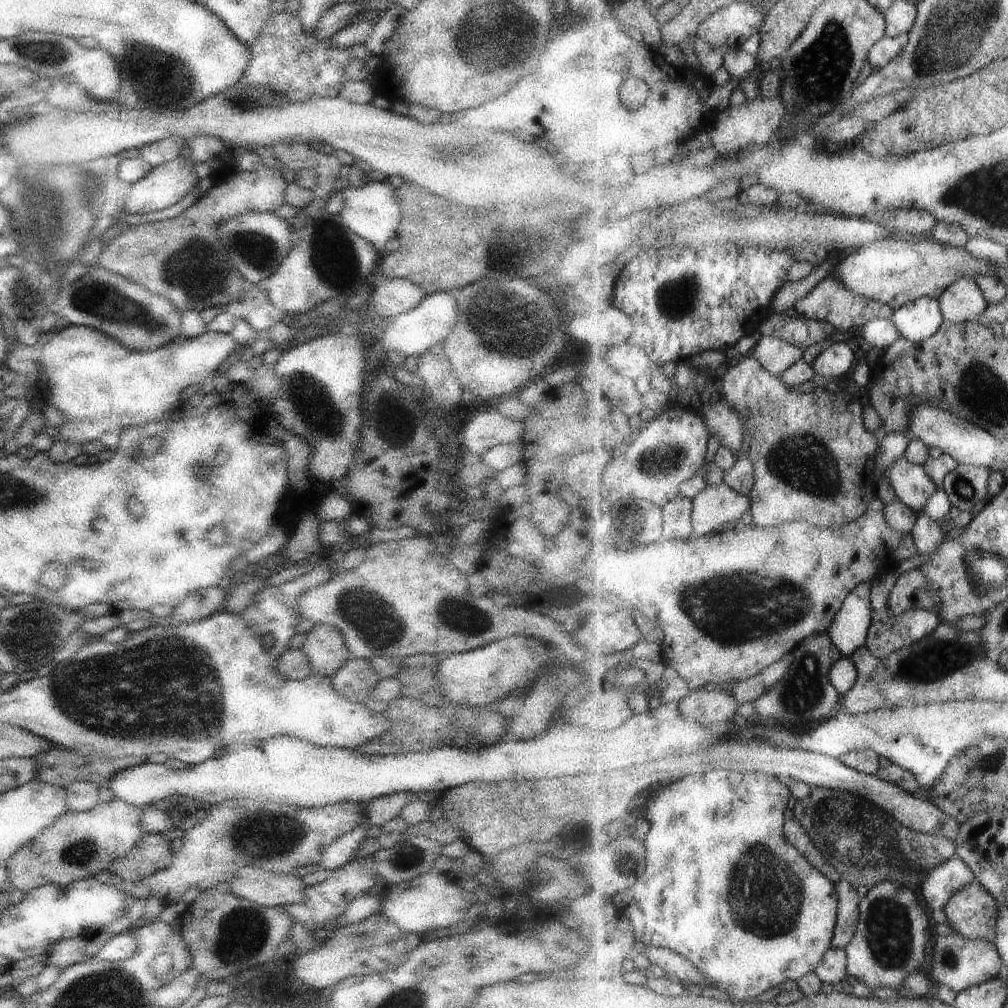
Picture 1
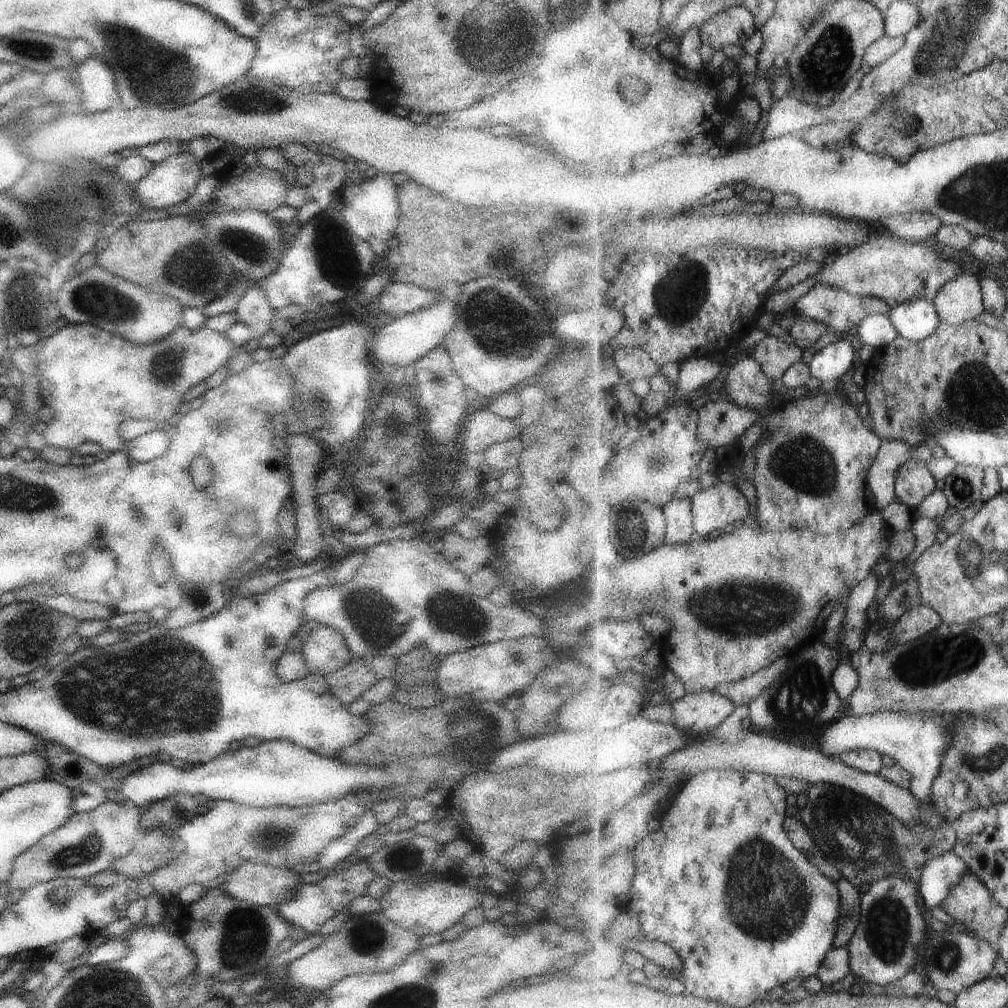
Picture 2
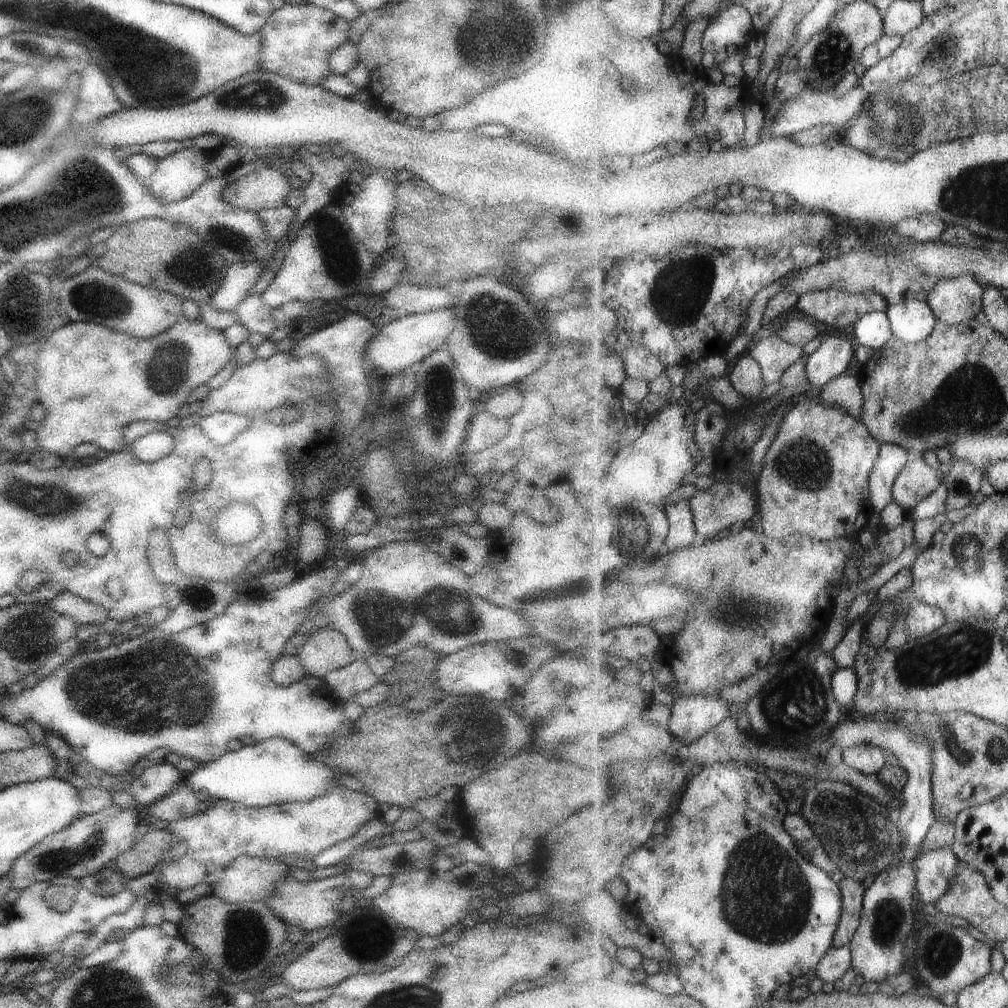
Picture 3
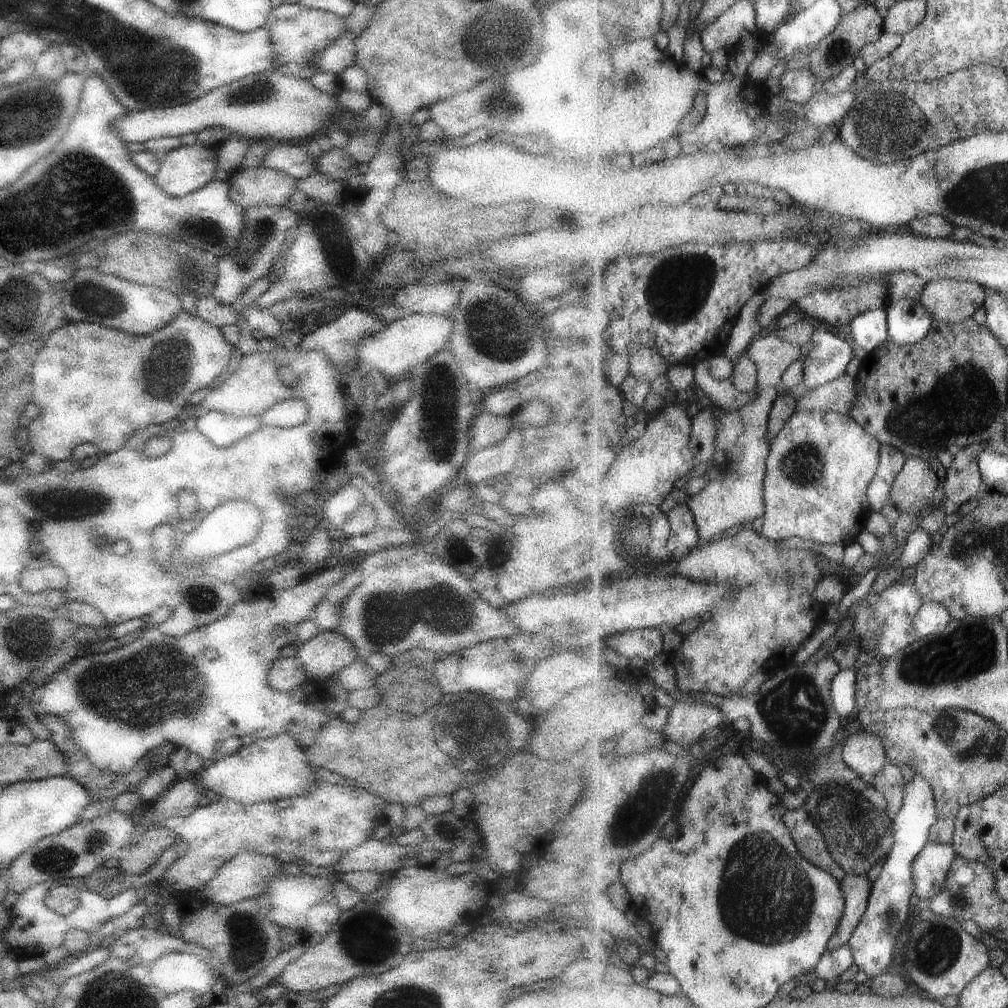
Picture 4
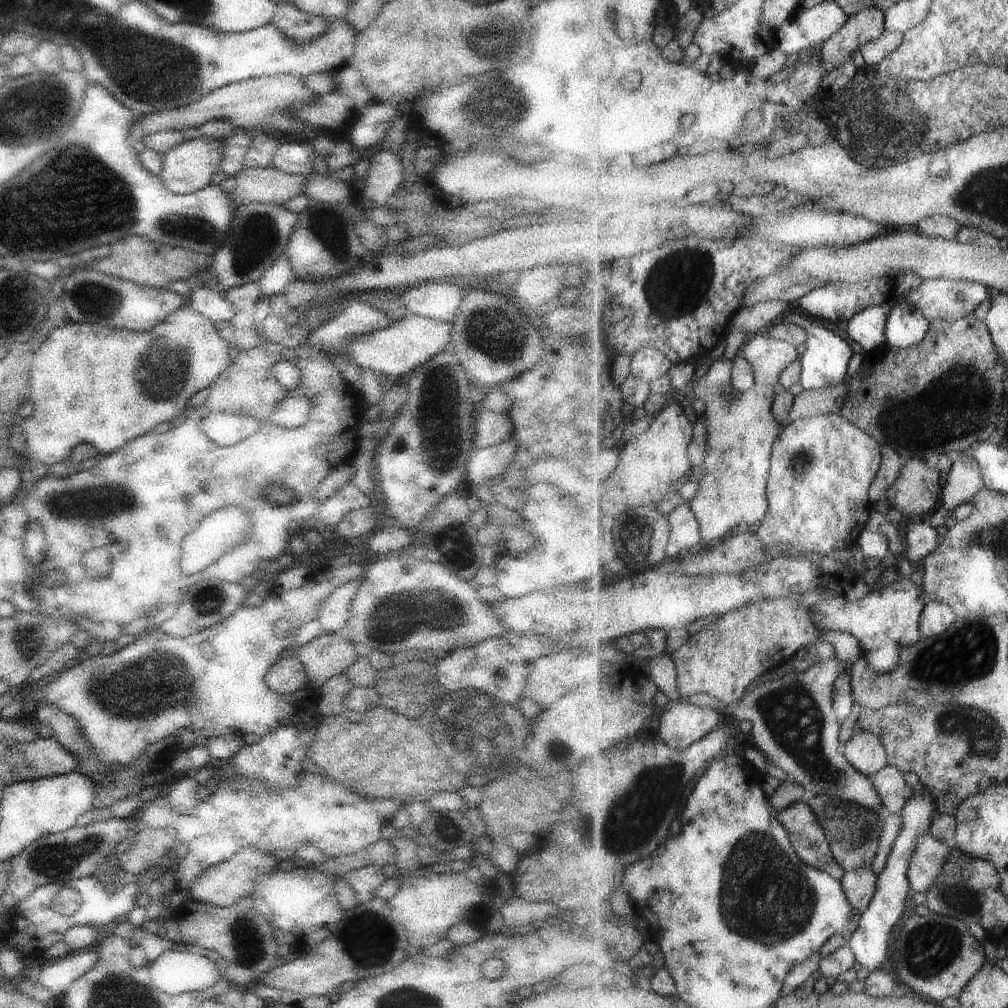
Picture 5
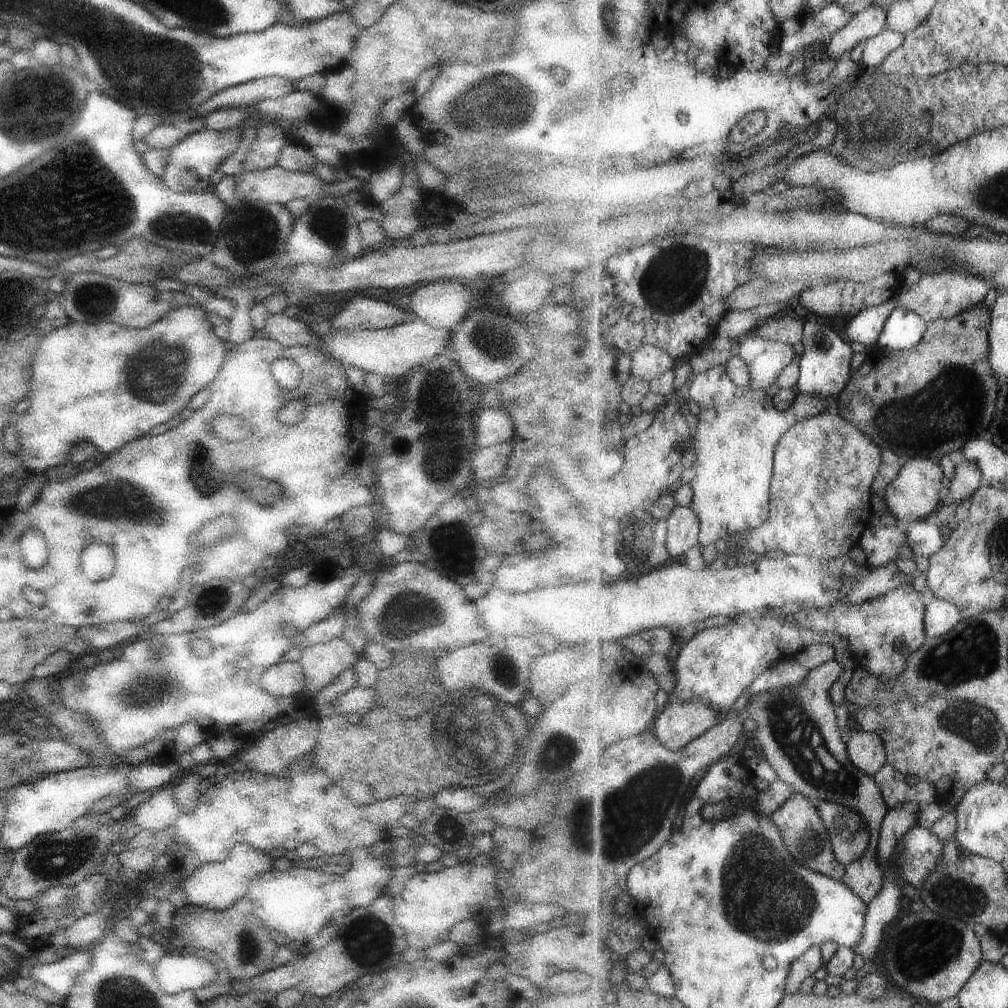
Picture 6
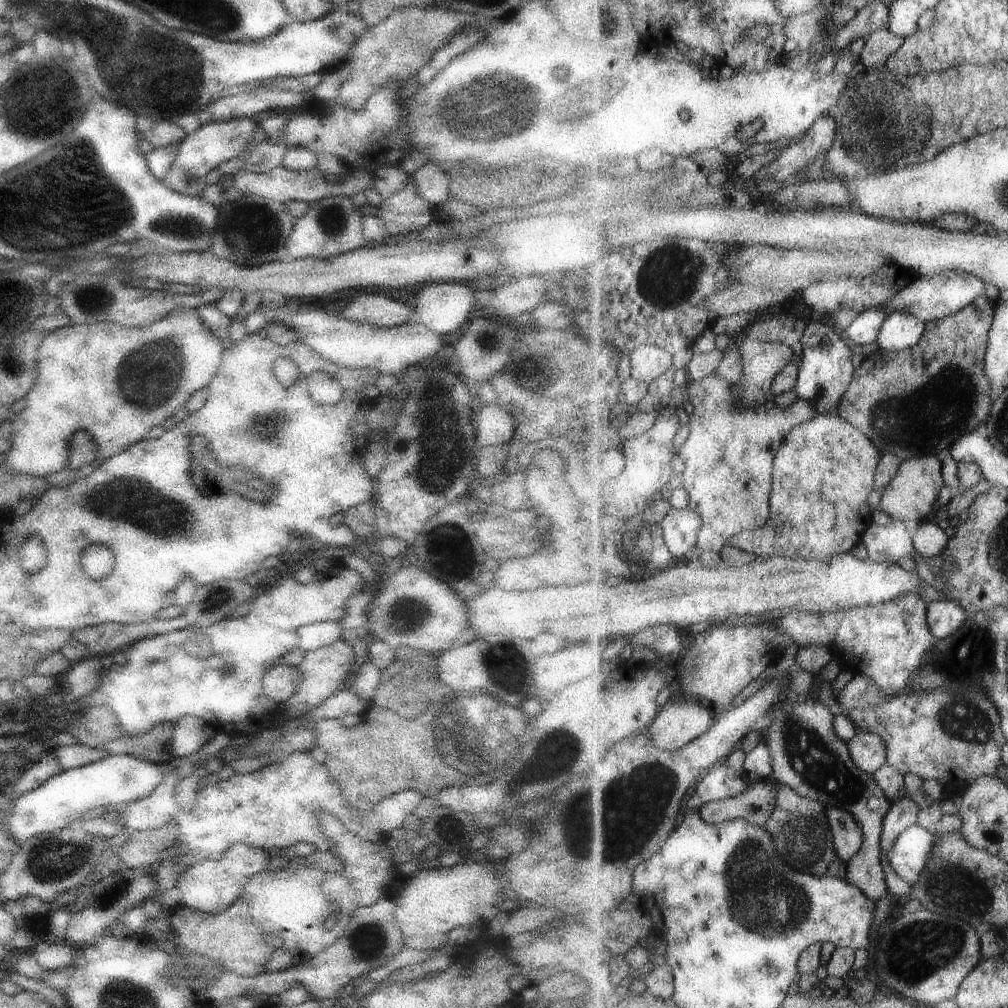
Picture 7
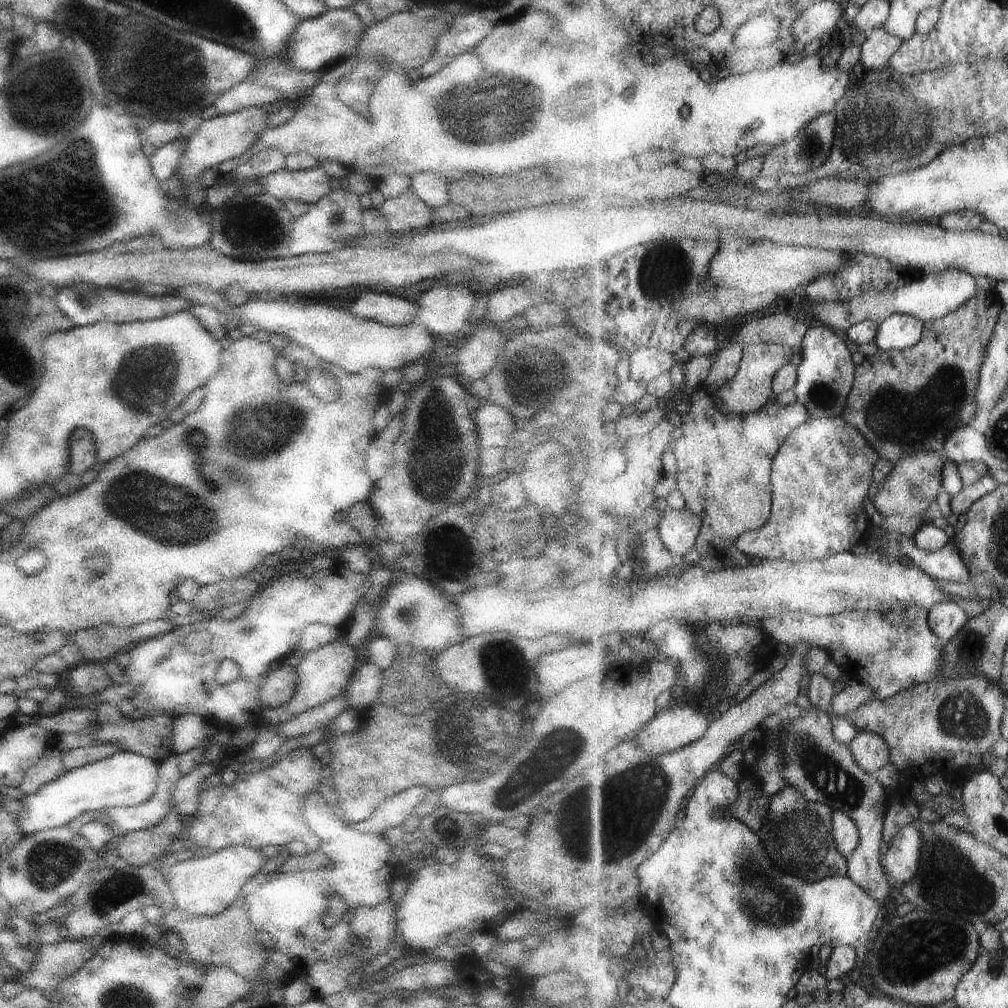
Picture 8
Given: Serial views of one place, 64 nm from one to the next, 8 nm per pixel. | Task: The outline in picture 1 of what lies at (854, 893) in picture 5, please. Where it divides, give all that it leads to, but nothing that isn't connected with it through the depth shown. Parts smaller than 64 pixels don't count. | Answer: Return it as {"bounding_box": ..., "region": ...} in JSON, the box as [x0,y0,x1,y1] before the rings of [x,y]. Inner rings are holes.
{"bounding_box":[831,878,860,949],"region":[[[844,878],[836,883],[840,896],[837,910],[837,926],[831,949],[846,949],[856,935],[860,922],[859,896],[857,889]]]}

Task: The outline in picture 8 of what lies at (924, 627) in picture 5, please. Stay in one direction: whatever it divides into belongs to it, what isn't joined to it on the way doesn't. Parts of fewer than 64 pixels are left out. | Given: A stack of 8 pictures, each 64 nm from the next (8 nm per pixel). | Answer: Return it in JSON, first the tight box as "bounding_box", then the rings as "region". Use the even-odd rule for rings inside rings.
{"bounding_box":[928,602,970,642],"region":[[[941,602],[928,611],[928,619],[933,632],[949,642],[965,628],[970,616],[959,602]]]}

